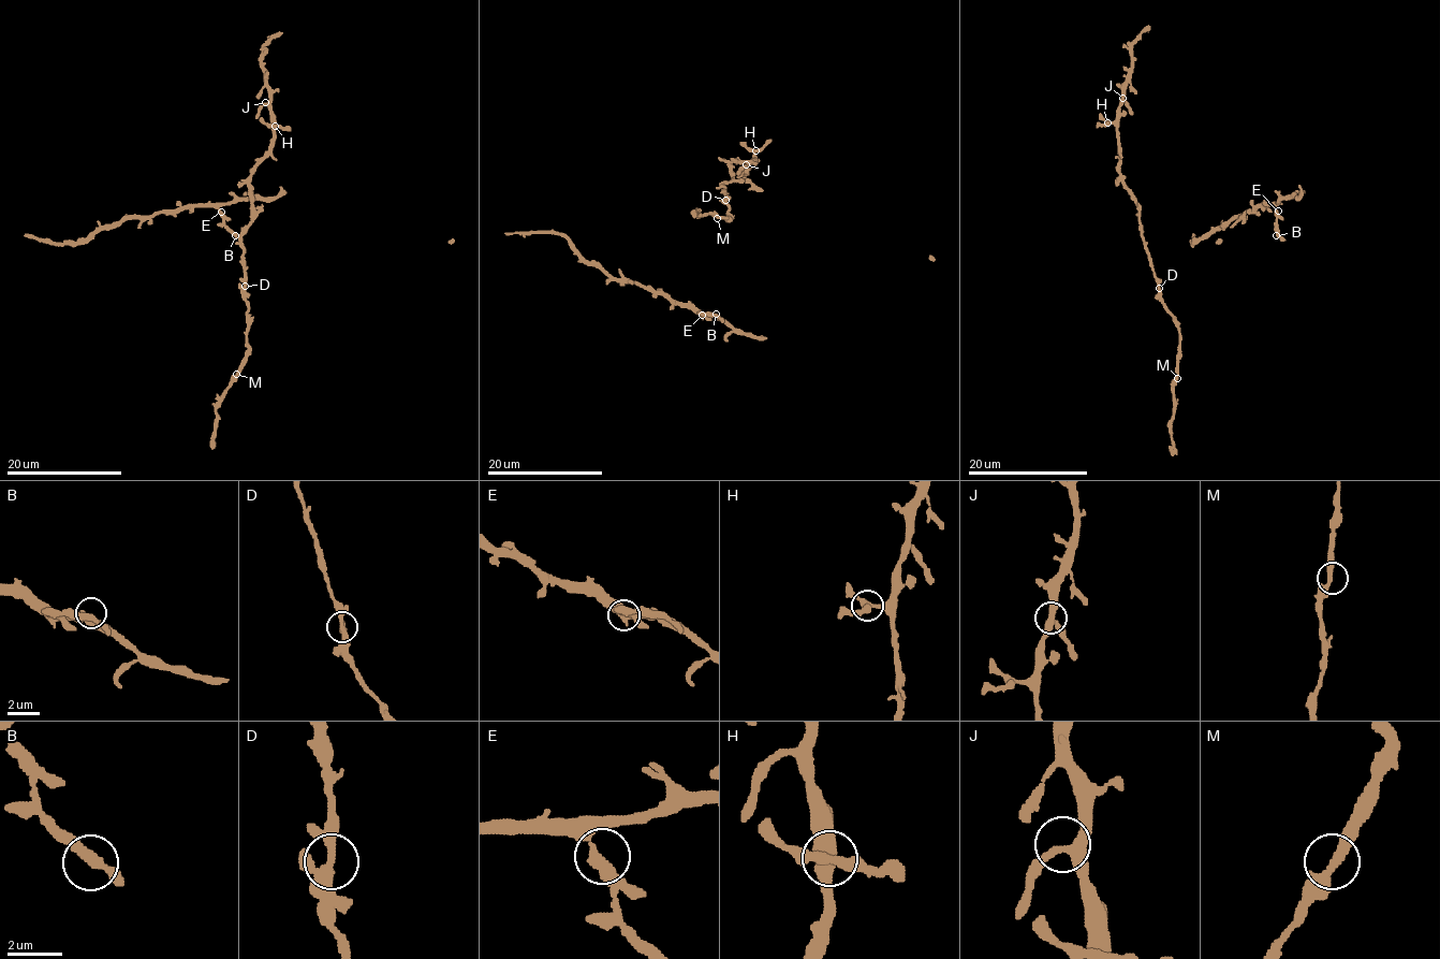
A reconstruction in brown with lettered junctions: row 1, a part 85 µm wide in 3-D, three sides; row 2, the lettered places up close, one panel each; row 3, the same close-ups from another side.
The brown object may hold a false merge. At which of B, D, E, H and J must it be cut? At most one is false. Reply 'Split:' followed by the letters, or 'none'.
Split: none

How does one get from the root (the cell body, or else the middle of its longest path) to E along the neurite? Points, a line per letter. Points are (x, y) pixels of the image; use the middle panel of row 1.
E: (716, 314), (702, 315)

